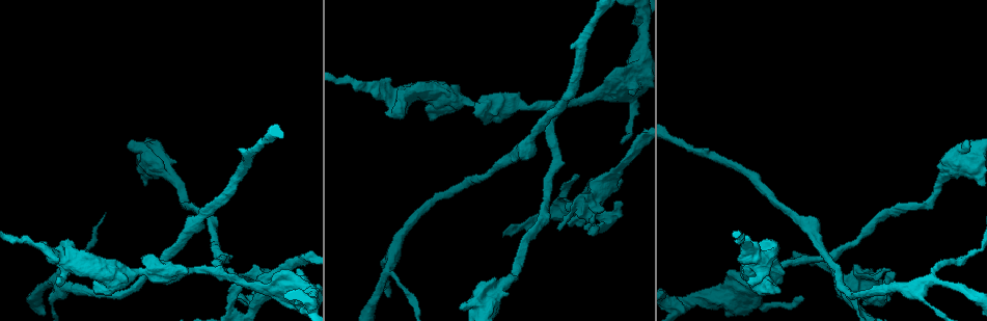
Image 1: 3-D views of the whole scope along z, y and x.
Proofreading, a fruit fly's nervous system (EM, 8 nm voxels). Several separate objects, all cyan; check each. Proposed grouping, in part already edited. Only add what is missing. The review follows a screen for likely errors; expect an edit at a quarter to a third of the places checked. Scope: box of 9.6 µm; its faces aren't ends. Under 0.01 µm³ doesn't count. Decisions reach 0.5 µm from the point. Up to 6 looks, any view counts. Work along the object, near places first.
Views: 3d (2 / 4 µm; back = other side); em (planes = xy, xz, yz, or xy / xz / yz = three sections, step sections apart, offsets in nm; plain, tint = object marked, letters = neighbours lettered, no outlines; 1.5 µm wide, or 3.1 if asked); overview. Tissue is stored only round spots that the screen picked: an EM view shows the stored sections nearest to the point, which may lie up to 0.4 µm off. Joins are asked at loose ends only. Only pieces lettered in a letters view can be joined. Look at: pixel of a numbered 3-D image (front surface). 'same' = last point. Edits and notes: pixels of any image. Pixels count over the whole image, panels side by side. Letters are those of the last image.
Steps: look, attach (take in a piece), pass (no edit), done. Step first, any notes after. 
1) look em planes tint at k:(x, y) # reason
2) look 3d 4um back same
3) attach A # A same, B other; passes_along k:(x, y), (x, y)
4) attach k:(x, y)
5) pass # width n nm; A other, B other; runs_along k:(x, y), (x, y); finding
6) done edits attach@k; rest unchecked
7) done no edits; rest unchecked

look em planes plain at 1:(970, 146)

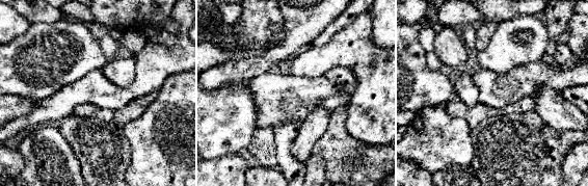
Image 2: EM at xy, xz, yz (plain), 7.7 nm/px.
look em planes letters same

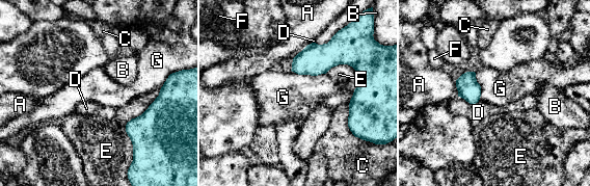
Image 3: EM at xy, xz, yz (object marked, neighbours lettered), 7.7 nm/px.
pass # A other, B other, C other, D other, E other, F other, G other; none of them fits

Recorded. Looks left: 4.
look em planes tint at 1:(484, 125) # thick end

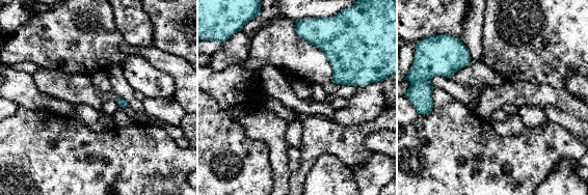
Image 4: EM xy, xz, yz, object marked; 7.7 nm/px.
look em planes letters same # what lies round it

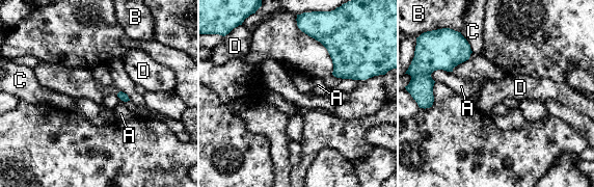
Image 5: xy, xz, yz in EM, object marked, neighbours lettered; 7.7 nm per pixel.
pass # A other, B other, C other, D other; border 5:(452, 71), (435, 70), (431, 74); no lettered piece goes on from it

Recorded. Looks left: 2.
look em planes letters at 1:(623, 143) # an open end

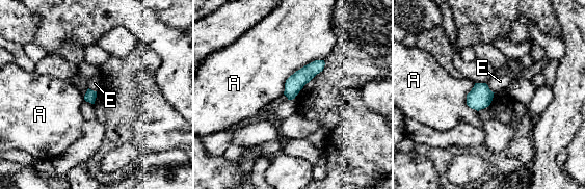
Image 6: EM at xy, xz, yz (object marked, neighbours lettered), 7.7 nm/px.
pass # A other, E other; no lettered piece goes on from it

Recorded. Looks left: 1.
done no edits; rest unchecked

